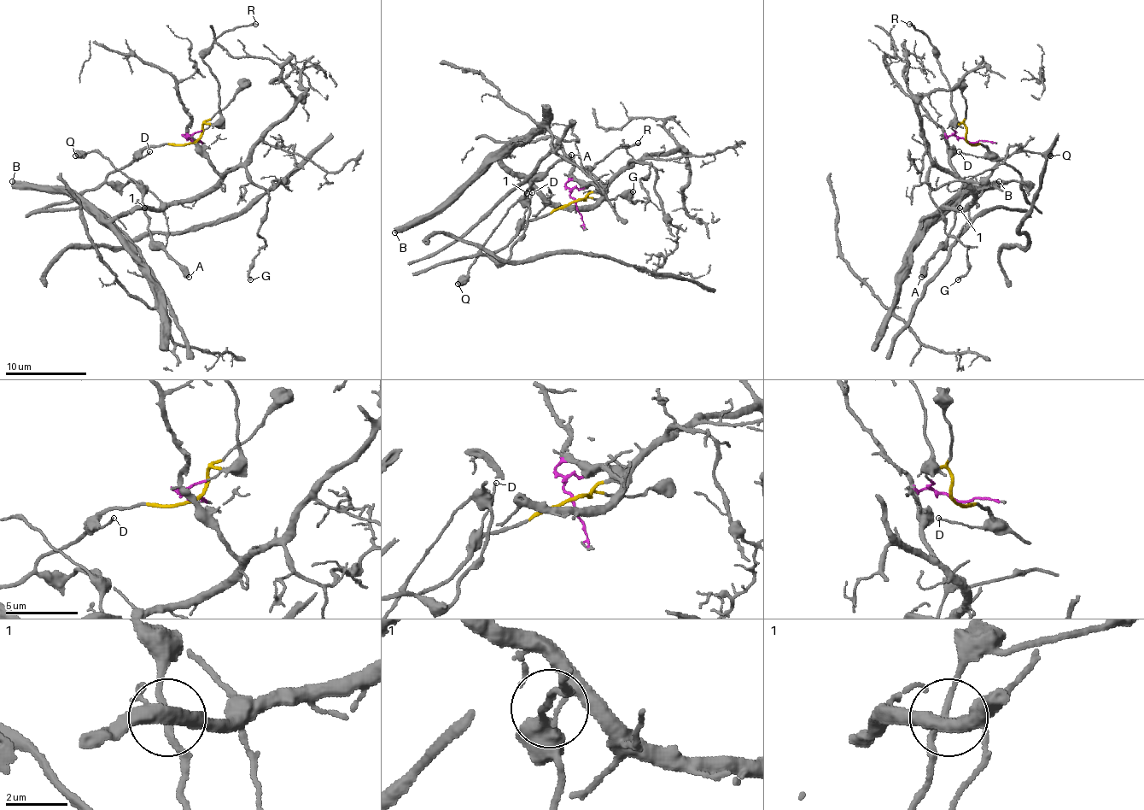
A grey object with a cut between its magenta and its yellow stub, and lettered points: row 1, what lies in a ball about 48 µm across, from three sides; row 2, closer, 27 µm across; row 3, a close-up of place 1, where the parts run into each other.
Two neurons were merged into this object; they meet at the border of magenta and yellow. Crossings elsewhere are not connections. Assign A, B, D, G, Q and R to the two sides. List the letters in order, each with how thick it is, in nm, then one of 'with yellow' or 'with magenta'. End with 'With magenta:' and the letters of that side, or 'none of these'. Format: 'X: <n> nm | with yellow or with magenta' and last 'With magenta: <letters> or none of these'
A: 550 nm | with yellow
B: 550 nm | with magenta
D: 110 nm | with yellow
G: 170 nm | with magenta
Q: 700 nm | with yellow
R: 180 nm | with yellow
With magenta: B, G

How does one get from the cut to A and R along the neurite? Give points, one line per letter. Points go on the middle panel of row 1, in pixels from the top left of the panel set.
A: (575, 201), (528, 220), (488, 256), (508, 258), (524, 230), (524, 195), (571, 154)
R: (575, 201), (602, 189), (602, 184), (586, 170), (616, 148), (639, 142)

